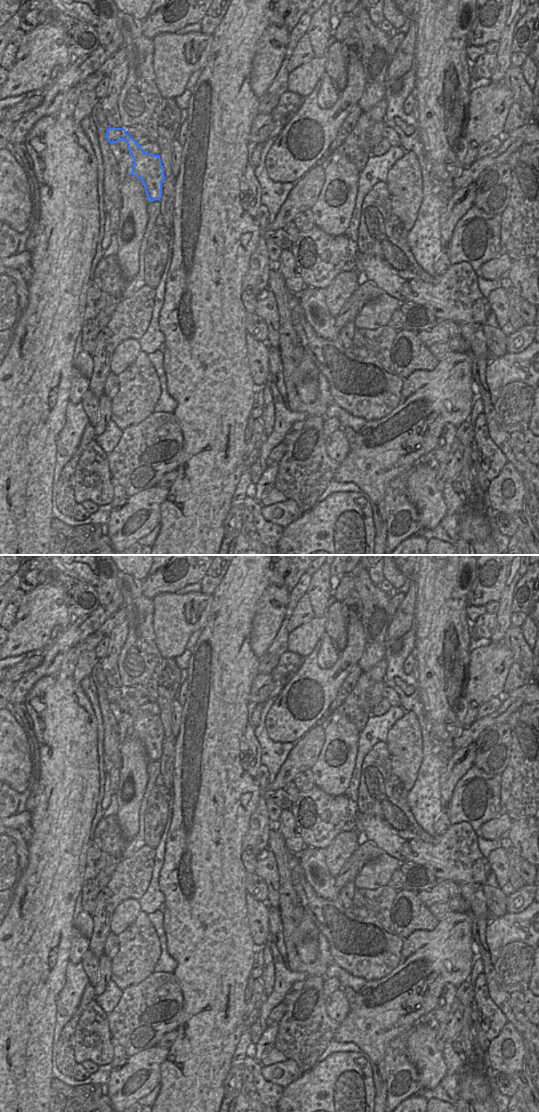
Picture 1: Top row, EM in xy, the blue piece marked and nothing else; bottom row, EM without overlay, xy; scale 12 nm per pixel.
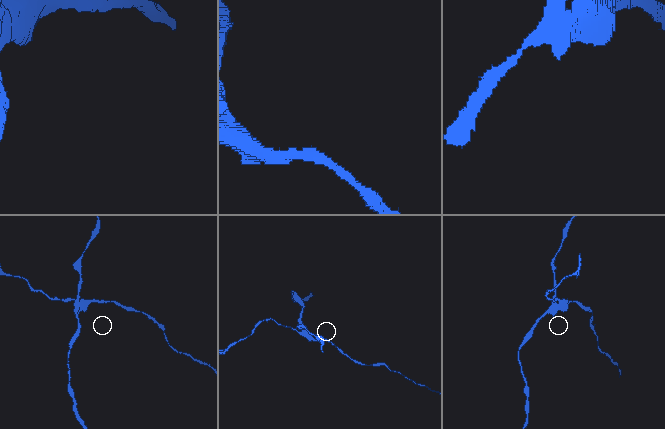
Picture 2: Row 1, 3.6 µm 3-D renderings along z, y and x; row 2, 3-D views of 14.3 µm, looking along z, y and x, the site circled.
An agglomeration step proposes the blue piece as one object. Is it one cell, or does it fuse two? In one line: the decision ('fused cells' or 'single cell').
fused cells

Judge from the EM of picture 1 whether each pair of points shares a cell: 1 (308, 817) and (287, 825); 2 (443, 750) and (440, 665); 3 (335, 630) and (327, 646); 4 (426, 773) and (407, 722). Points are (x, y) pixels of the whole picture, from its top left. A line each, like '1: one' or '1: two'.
1: two
2: two
3: two
4: two

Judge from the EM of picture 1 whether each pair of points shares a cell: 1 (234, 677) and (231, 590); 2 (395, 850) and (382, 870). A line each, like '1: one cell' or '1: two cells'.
1: one cell
2: two cells

